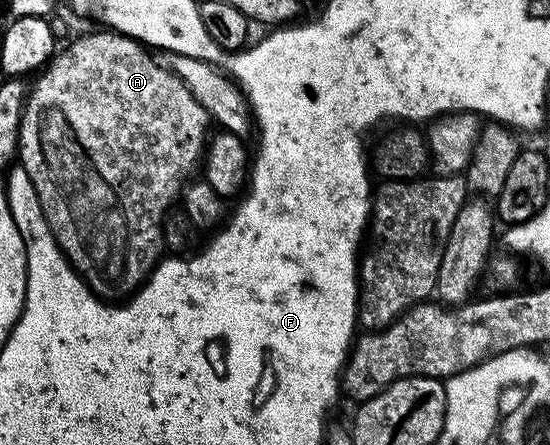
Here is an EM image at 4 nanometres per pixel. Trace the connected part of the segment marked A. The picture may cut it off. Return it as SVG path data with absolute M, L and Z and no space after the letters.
M110 29L98 30L102 31L96 32L95 35L80 36L67 51L59 50L37 76L39 79L35 81L34 87L32 83L26 96L26 103L22 106L17 158L20 160L21 167L28 173L32 185L36 185L36 197L40 197L44 217L52 229L54 240L70 262L70 266L81 275L82 280L90 286L95 295L106 301L122 301L133 295L145 283L155 265L163 258L164 224L171 214L170 206L173 203L175 206L179 202L184 184L195 174L194 166L197 163L199 166L203 158L212 120L204 107L196 101L196 97L192 97L184 81L180 81L180 77L159 60L158 64L150 56L153 54L138 40L128 35L117 34Z

